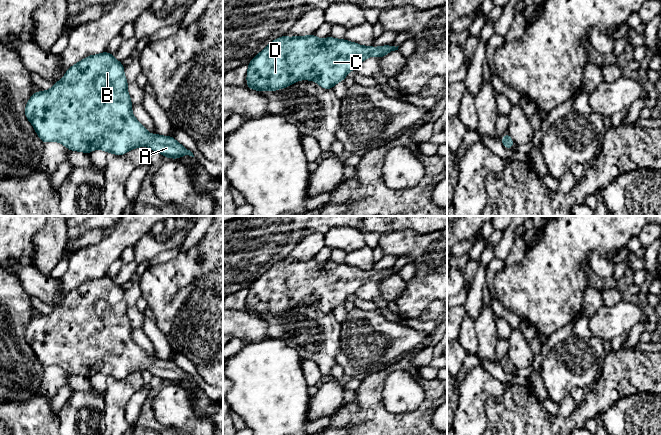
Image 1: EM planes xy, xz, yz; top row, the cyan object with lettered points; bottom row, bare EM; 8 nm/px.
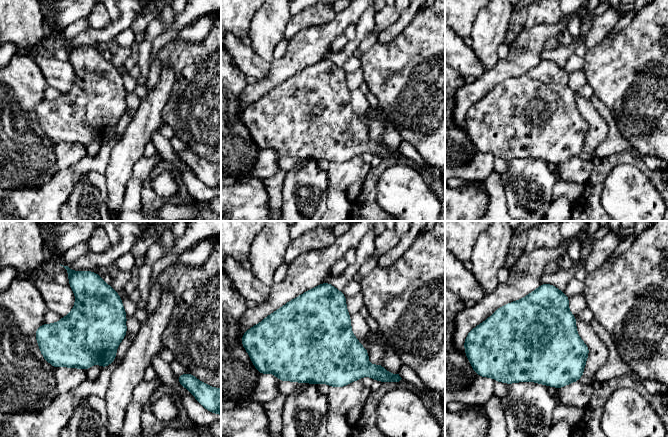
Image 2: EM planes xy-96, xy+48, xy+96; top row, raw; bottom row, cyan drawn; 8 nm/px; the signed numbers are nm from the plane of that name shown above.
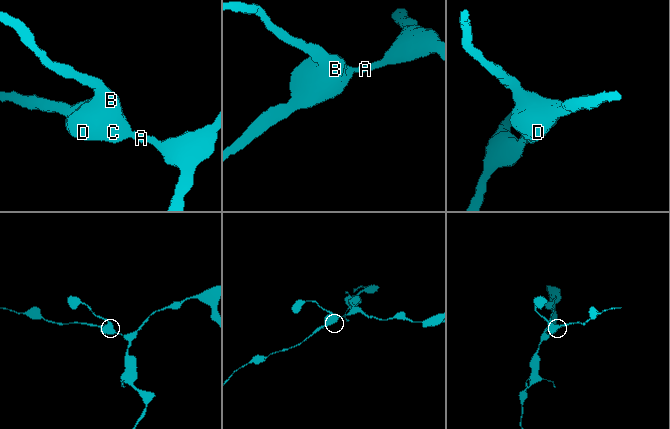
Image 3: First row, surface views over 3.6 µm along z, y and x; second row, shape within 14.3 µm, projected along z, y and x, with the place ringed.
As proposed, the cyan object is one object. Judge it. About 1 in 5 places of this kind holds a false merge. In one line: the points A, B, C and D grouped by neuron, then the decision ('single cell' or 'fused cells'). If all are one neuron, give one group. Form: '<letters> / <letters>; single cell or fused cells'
A B C D; single cell

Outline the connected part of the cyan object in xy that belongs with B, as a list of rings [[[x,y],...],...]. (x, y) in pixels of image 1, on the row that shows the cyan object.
[[[105,51],[74,64],[50,90],[35,92],[27,102],[24,113],[43,143],[57,141],[71,151],[89,154],[101,149],[114,155],[124,155],[136,147],[147,145],[165,158],[194,157],[174,137],[149,134],[132,114],[127,87],[124,66]]]

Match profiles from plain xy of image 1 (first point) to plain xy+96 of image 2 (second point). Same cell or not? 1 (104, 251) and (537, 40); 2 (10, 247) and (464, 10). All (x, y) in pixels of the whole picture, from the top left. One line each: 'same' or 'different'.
1: same
2: same

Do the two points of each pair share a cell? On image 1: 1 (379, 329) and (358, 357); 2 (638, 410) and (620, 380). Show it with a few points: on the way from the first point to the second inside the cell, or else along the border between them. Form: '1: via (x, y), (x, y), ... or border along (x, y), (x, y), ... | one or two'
1: via (372, 336), (364, 350) | one
2: border along (650, 392), (636, 392), (620, 397), (609, 408) | two

